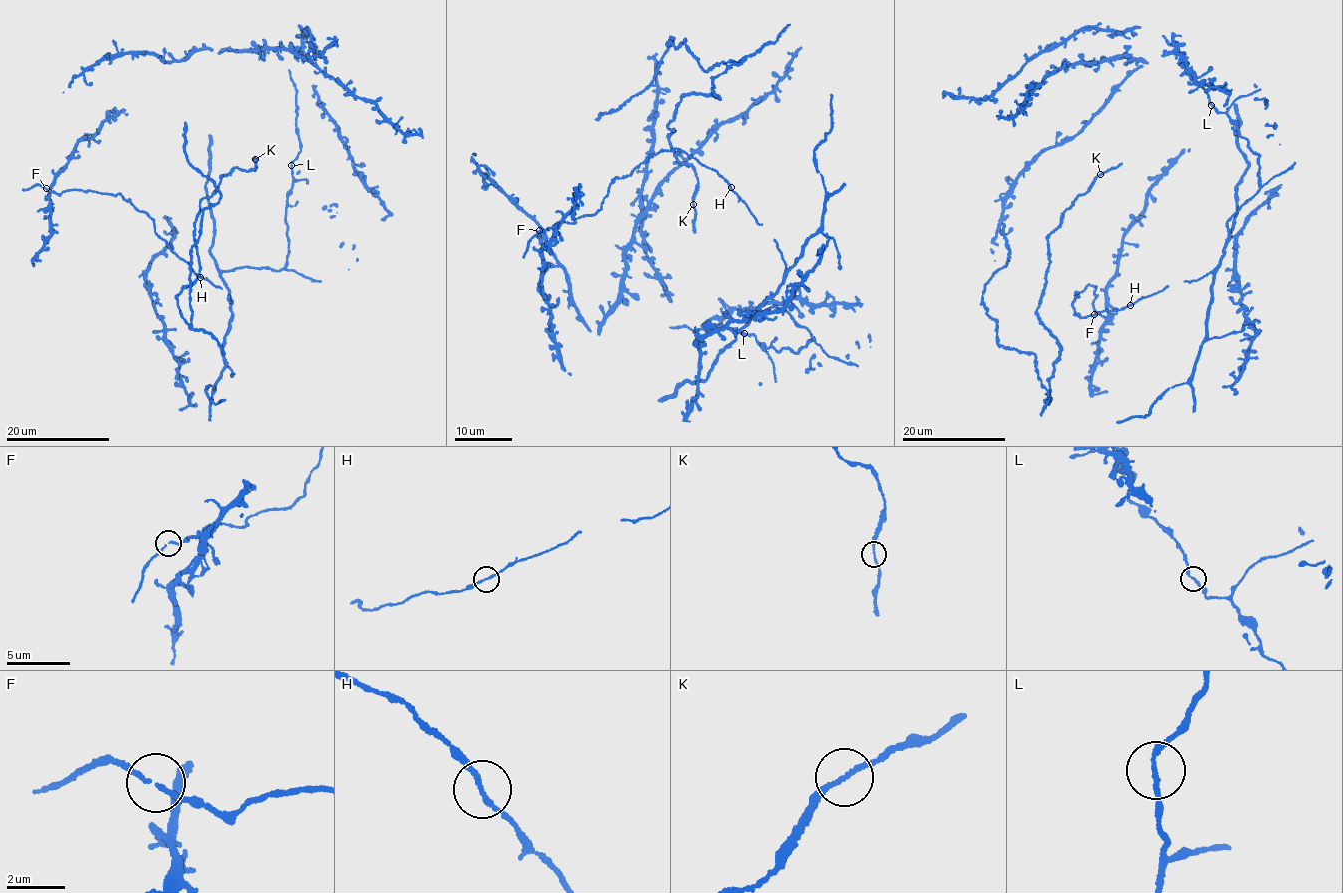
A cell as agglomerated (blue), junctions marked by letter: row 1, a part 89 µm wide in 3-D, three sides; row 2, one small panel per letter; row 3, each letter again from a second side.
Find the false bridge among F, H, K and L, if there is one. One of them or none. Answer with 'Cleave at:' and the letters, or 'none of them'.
Cleave at: none of them

